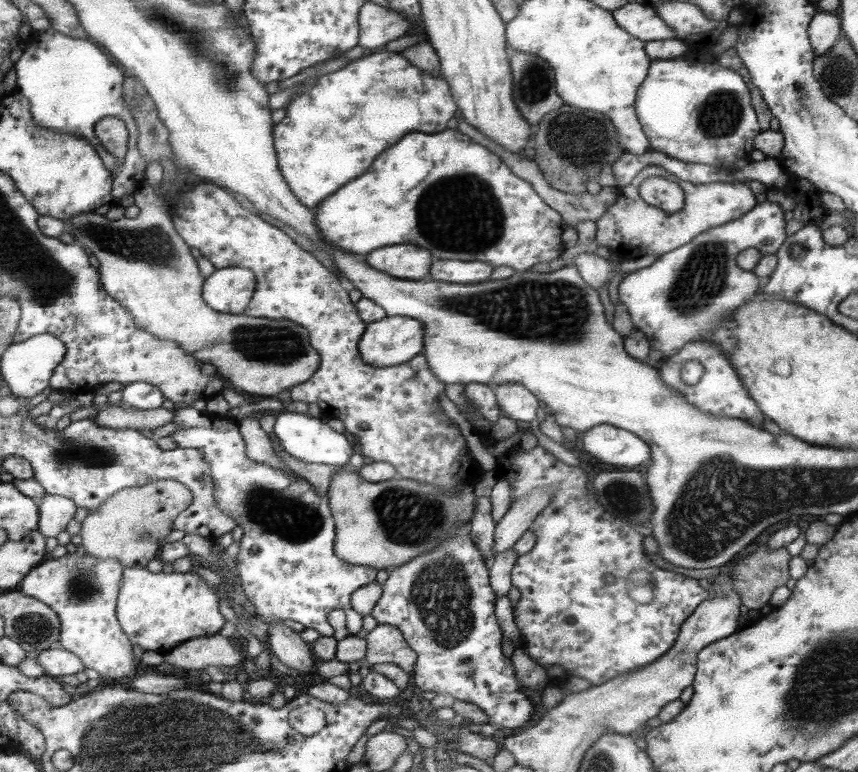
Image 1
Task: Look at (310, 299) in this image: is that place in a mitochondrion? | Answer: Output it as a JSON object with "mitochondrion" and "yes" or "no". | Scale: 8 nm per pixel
{"mitochondrion":"no"}

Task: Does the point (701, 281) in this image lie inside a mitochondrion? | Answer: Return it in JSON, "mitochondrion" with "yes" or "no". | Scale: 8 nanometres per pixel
{"mitochondrion":"yes"}

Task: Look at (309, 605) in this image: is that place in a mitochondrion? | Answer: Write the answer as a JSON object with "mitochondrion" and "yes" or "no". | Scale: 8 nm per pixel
{"mitochondrion":"no"}

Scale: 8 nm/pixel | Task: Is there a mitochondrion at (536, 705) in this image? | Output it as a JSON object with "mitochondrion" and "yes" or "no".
{"mitochondrion":"no"}

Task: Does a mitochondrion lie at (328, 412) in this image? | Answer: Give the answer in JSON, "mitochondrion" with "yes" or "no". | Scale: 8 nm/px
{"mitochondrion":"no"}

